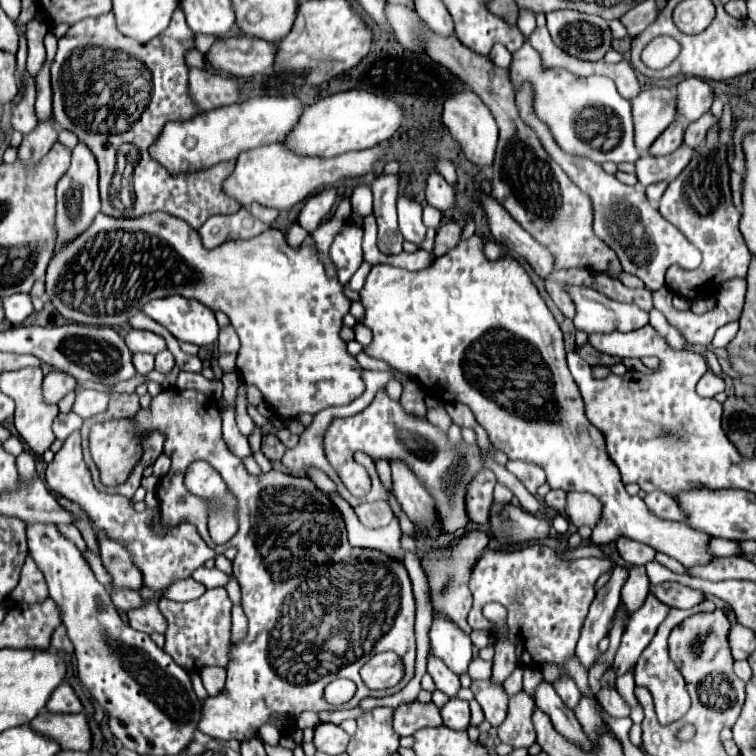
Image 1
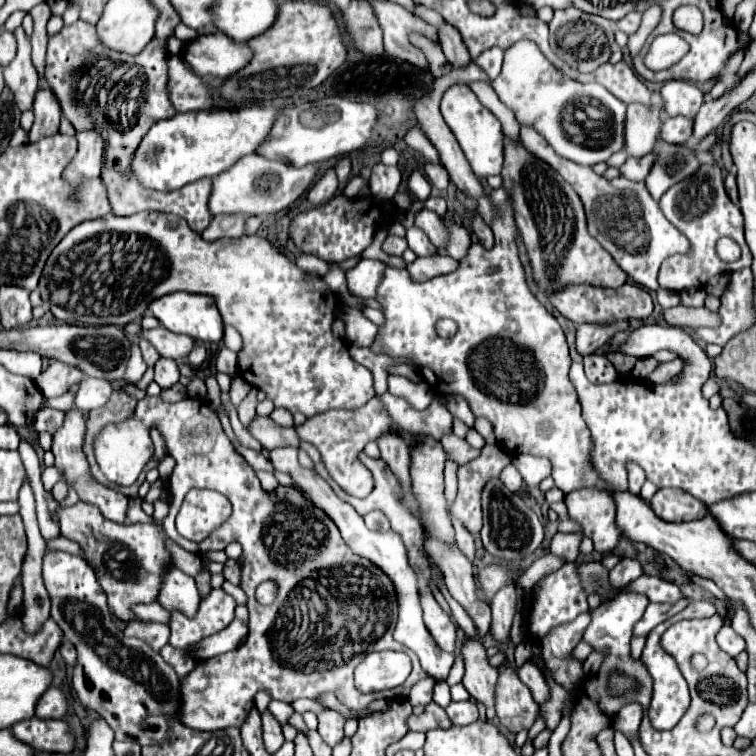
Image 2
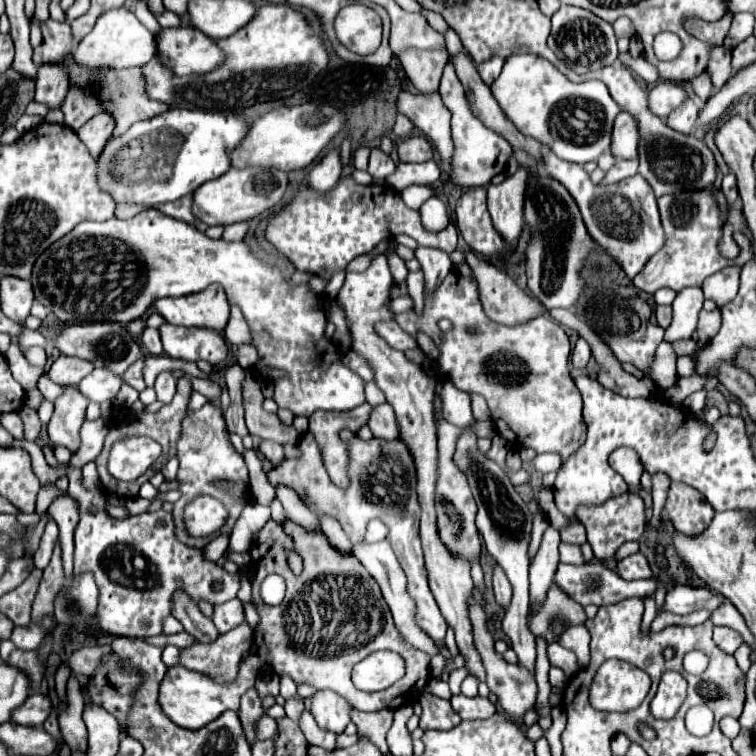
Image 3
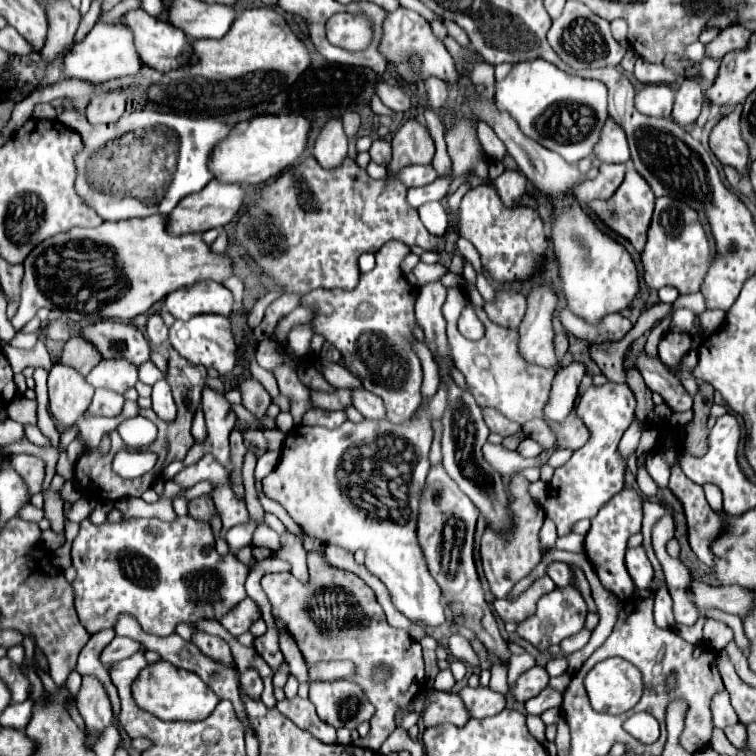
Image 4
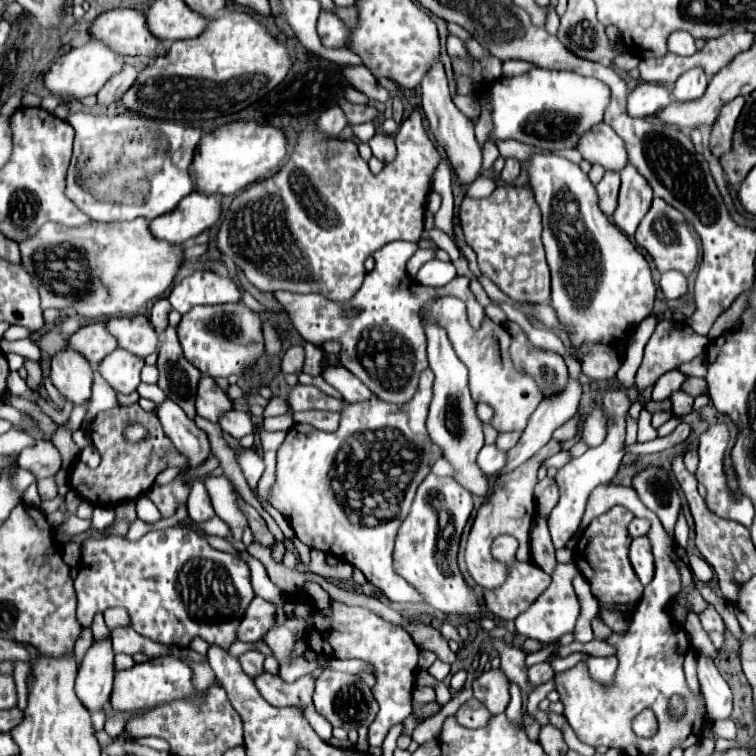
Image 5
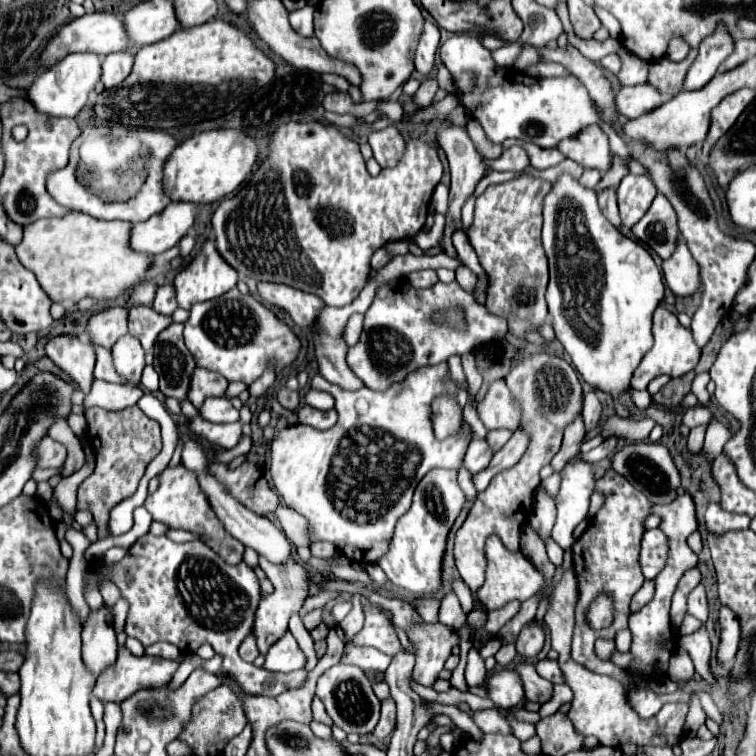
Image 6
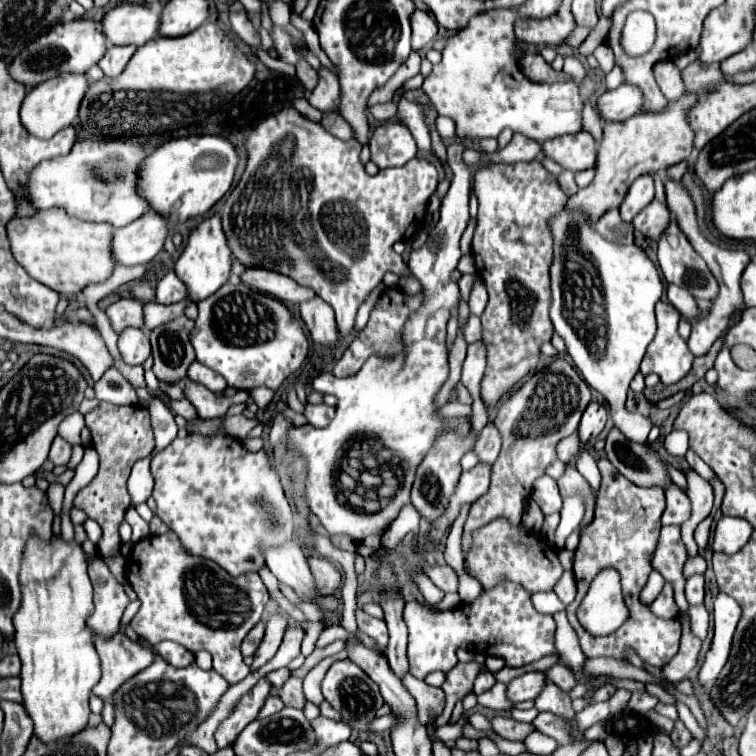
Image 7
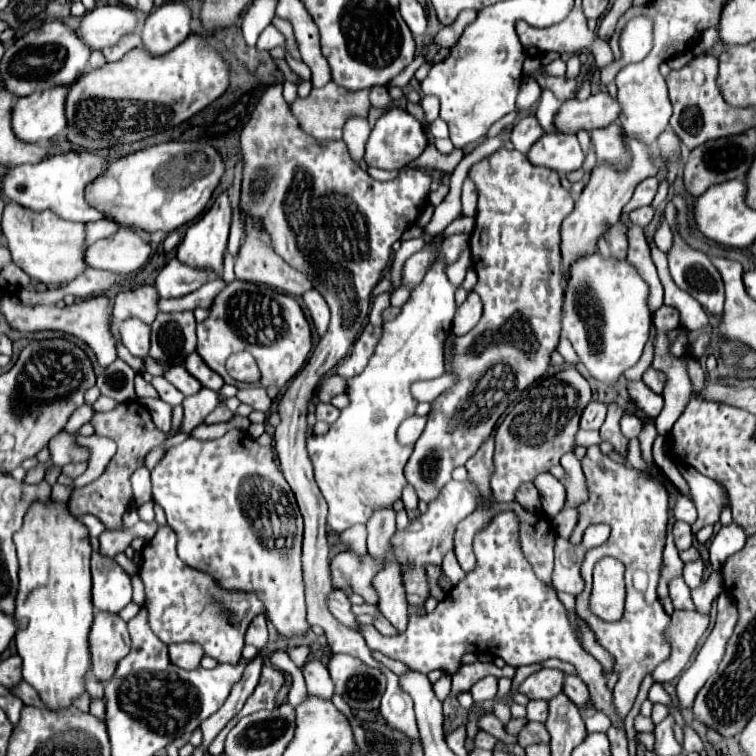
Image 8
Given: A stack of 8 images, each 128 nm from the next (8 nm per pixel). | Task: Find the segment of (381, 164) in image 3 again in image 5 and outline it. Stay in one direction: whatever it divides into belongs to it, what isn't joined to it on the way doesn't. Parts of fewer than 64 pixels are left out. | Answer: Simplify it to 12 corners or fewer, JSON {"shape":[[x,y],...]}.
{"shape":[[378,132],[370,142],[372,154],[390,162],[396,154],[394,136]]}

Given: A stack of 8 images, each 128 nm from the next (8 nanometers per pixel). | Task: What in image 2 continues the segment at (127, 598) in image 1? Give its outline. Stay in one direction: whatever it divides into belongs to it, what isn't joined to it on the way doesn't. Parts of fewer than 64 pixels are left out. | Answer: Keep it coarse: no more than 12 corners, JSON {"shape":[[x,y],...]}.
{"shape":[[158,602],[134,604],[132,612],[140,620],[166,622],[168,610]]}

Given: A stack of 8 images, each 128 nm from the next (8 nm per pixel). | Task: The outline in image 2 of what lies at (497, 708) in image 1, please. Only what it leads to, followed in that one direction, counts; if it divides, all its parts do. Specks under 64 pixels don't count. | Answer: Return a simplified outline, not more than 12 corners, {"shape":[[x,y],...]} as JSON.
{"shape":[[464,644],[464,688],[492,708],[498,668],[488,664],[484,646]]}

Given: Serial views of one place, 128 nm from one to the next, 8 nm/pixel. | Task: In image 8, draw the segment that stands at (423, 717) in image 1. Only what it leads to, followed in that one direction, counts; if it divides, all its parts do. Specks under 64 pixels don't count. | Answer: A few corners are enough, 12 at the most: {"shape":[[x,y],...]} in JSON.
{"shape":[[528,722],[518,734],[526,748],[534,742],[548,742],[548,730],[540,722]]}

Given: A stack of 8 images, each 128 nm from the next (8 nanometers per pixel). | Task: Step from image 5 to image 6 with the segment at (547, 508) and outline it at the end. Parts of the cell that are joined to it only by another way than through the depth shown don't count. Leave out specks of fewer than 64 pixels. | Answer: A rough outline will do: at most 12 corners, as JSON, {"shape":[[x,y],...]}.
{"shape":[[560,474],[542,480],[540,488],[556,498],[560,490]]}

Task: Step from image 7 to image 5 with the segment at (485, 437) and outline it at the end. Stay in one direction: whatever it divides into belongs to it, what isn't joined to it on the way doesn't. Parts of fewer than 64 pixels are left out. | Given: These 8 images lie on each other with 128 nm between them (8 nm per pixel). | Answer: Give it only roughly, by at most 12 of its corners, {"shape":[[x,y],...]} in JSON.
{"shape":[[502,432],[496,440],[500,450],[510,450],[520,432]]}

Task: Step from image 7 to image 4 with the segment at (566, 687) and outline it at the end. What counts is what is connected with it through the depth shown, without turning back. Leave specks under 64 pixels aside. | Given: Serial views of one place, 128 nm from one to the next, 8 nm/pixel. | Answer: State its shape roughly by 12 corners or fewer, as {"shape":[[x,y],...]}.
{"shape":[[542,666],[518,676],[510,688],[516,702],[538,696],[550,676]]}

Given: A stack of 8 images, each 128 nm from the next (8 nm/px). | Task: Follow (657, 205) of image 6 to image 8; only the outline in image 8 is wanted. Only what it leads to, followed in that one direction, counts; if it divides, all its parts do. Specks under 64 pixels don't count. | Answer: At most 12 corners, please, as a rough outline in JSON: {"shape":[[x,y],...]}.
{"shape":[[654,206],[630,212],[630,222],[646,228],[652,222]]}

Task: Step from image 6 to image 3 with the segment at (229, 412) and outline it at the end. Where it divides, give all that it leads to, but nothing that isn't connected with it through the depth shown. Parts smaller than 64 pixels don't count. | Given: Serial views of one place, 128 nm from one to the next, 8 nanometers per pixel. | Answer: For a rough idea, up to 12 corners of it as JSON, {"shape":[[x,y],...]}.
{"shape":[[262,442],[260,452],[276,466],[286,460],[284,446]]}

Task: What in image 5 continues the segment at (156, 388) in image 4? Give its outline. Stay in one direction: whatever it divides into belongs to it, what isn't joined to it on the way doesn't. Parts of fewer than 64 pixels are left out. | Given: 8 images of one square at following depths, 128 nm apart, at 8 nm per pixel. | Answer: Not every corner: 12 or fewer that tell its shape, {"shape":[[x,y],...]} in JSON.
{"shape":[[170,398],[156,404],[156,416],[190,458],[188,468],[210,456],[208,438]]}

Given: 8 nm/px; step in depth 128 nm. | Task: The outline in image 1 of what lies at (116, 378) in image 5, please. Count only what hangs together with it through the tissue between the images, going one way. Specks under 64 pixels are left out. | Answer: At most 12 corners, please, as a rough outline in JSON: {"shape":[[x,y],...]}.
{"shape":[[98,390],[76,394],[72,412],[80,418],[102,414],[108,396]]}

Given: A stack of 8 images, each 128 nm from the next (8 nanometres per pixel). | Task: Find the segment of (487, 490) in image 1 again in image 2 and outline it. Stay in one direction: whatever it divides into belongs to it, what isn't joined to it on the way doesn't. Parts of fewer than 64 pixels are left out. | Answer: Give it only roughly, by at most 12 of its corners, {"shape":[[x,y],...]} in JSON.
{"shape":[[498,444],[458,468],[452,506],[468,532],[482,530],[482,490],[512,455]]}

